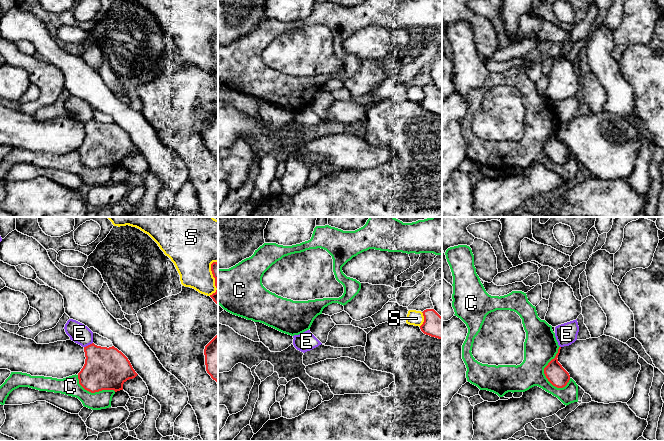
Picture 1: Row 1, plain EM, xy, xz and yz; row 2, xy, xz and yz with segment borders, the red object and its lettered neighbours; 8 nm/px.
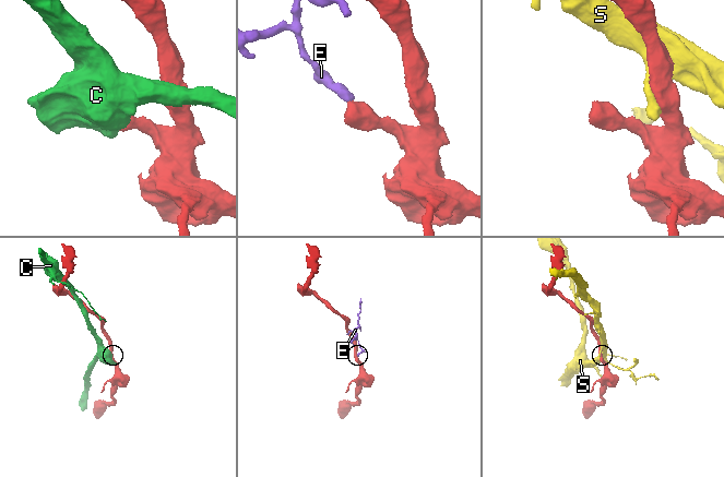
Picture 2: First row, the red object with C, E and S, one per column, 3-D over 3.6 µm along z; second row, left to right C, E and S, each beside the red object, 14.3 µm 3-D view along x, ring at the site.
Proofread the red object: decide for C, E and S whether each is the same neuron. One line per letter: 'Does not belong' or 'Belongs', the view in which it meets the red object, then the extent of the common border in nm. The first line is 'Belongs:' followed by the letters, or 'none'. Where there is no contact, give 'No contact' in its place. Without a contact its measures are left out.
Belongs: none
C: Does not belong. Touches red in yz. Shared border 340 nm
E: Does not belong. Touches red in xy. Shared border 80 nm
S: Does not belong. Touches red in xz. Shared border 120 nm

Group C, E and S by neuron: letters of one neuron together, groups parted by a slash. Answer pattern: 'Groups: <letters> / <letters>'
Groups: C / E / S

